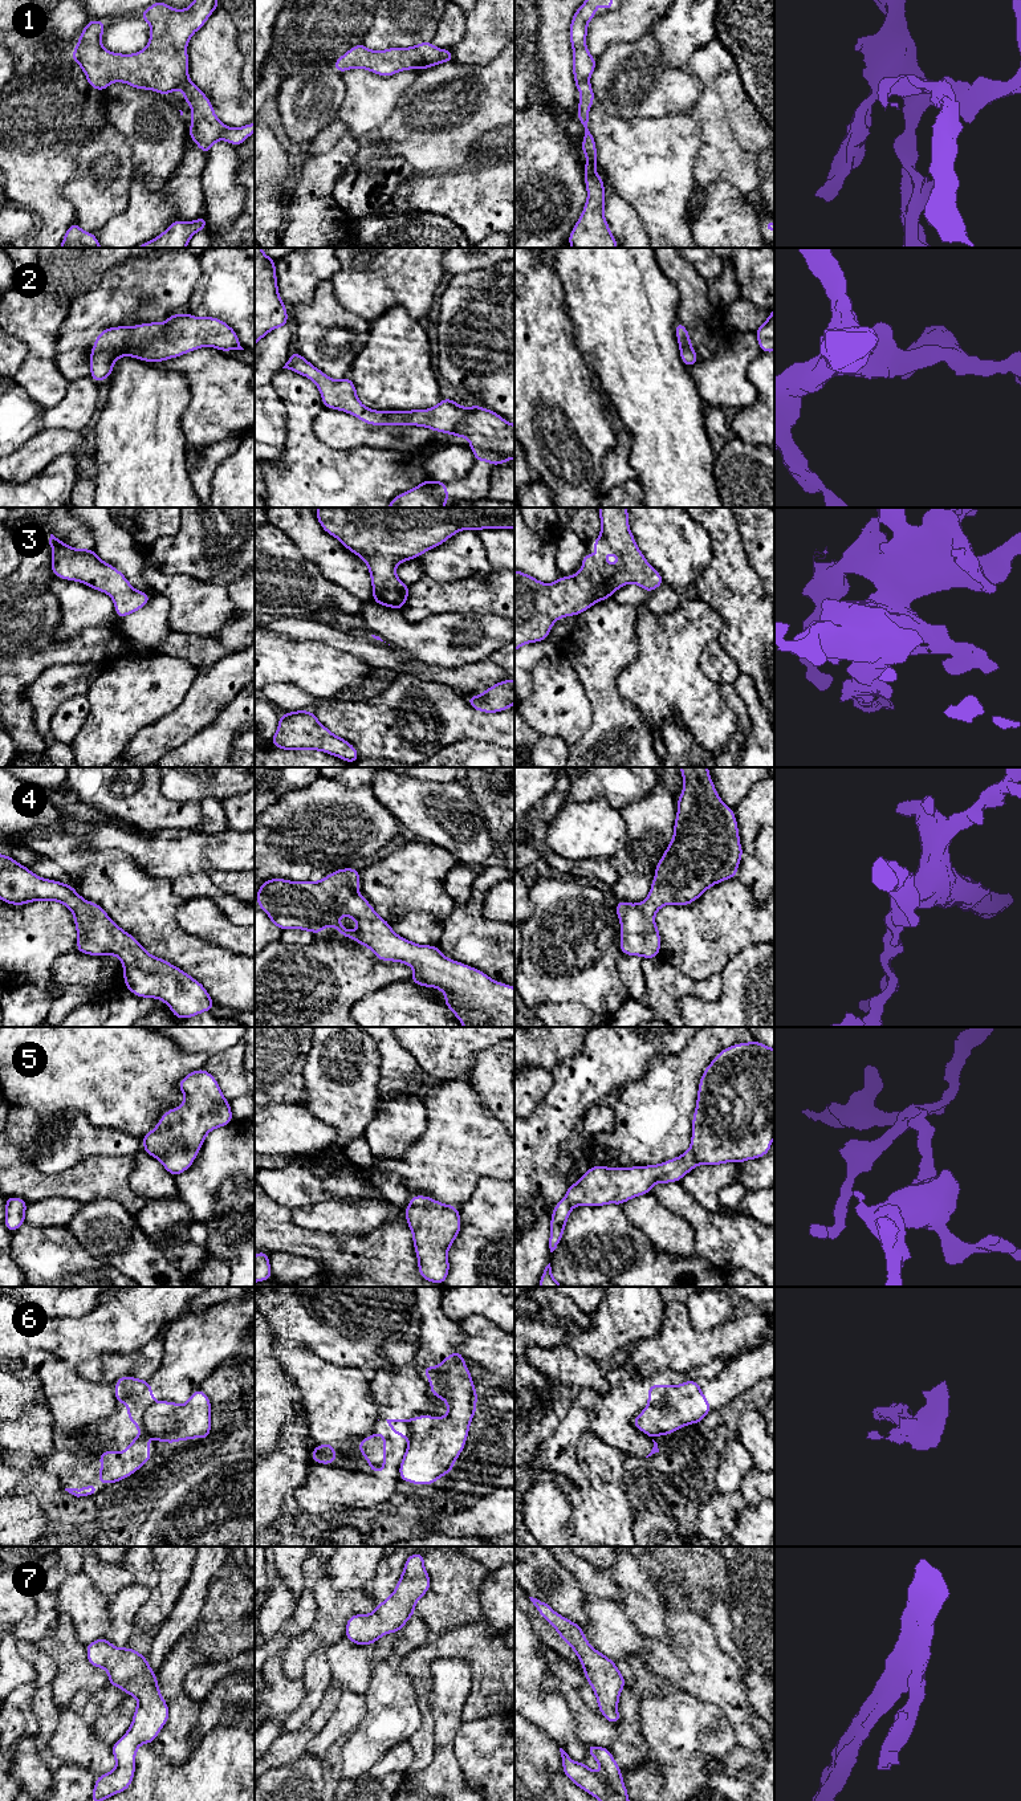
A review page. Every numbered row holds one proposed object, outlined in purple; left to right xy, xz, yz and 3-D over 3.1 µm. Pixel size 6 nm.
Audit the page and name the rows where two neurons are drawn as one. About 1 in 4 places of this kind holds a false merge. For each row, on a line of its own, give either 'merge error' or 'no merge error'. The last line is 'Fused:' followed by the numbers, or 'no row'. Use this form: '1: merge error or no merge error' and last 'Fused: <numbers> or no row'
1: merge error
2: no merge error
3: no merge error
4: no merge error
5: no merge error
6: merge error
7: no merge error
Fused: 1, 6

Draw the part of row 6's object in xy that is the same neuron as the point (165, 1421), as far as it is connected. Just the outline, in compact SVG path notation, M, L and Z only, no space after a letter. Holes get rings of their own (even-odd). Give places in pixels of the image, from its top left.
M196 1389L184 1405L160 1401L143 1414L143 1425L156 1442L207 1439L211 1433L211 1399Z

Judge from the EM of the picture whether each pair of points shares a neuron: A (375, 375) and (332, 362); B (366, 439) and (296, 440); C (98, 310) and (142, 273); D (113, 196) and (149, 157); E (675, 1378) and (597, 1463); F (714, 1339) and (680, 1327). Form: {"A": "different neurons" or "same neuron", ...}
{"A": "different neurons", "B": "different neurons", "C": "same neuron", "D": "different neurons", "E": "different neurons", "F": "same neuron"}

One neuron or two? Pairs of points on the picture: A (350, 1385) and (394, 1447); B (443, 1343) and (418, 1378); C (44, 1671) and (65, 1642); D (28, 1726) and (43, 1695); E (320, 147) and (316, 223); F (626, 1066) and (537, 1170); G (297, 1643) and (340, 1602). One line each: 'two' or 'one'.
A: two
B: two
C: two
D: two
E: two
F: one
G: one

